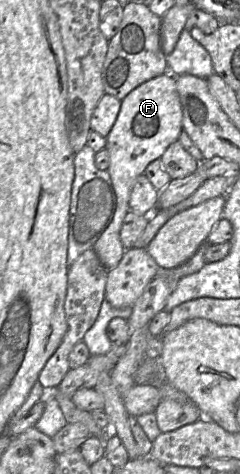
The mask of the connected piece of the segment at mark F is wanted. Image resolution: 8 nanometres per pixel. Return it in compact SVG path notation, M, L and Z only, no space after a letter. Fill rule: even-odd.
M169 72L140 84L122 100L118 117L106 137L105 147L109 152L107 171L117 197L117 207L111 223L92 248L107 270L114 268L125 252L120 230L130 210L130 192L136 178L144 173L149 163L160 159L167 147L178 140L182 131L183 112L176 88L176 76Z

